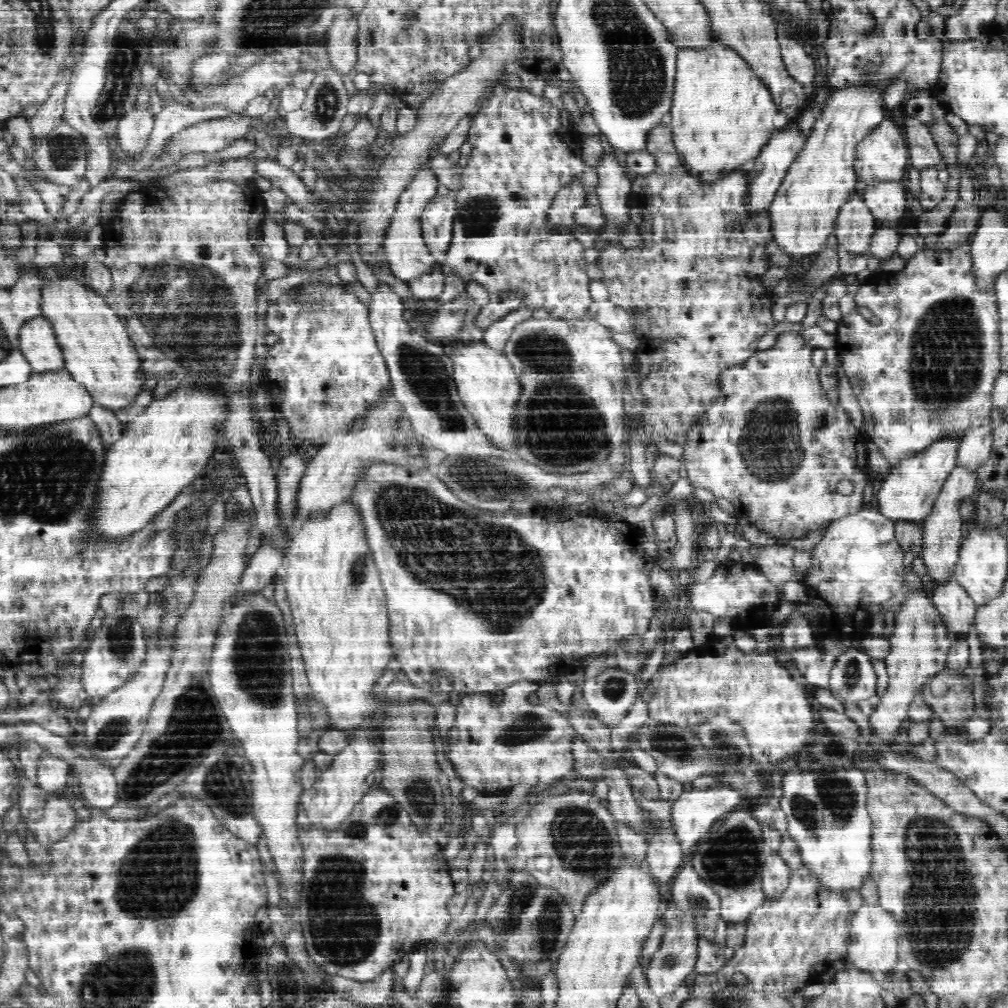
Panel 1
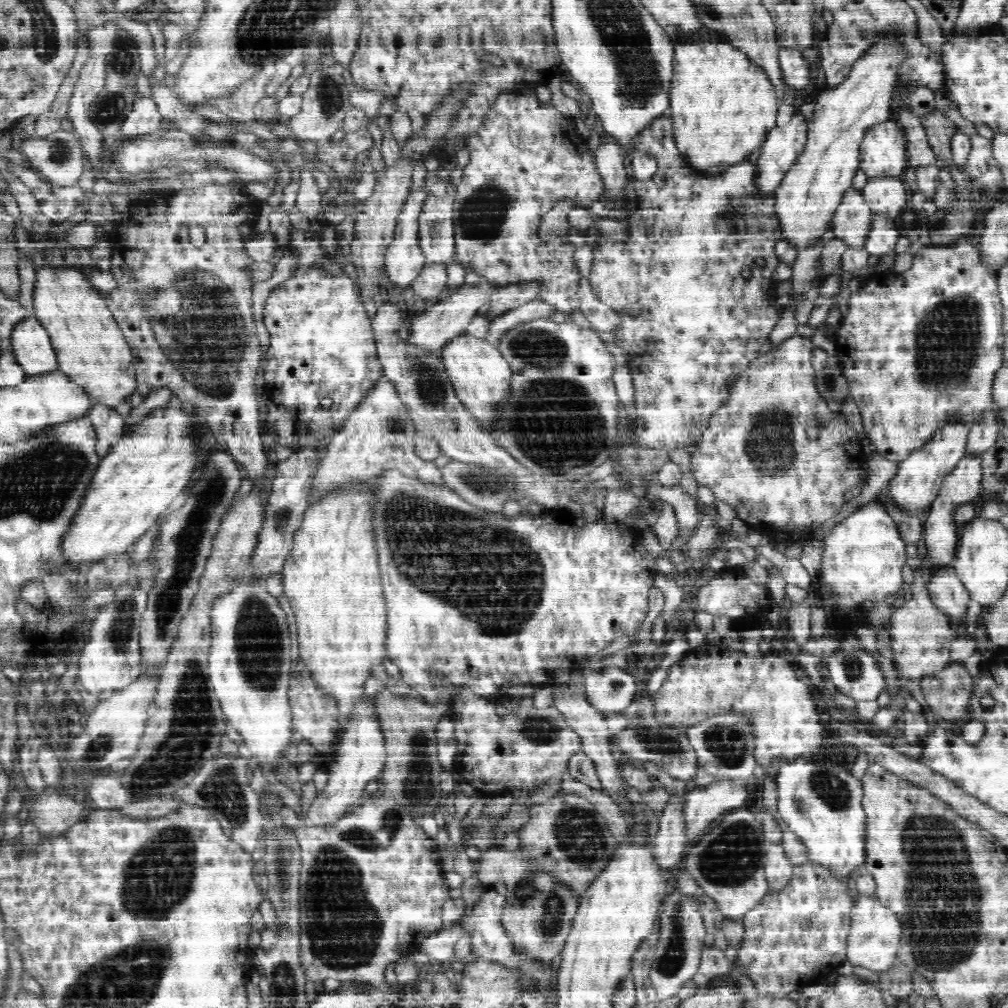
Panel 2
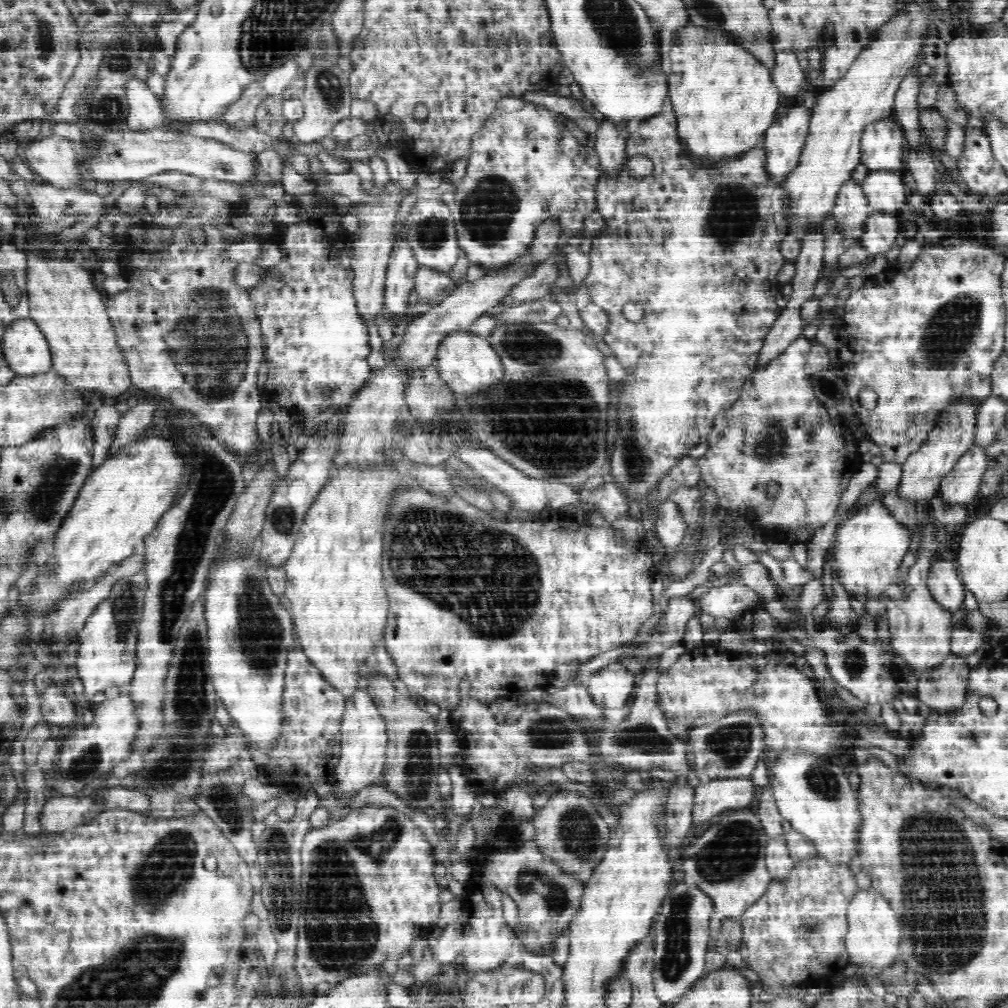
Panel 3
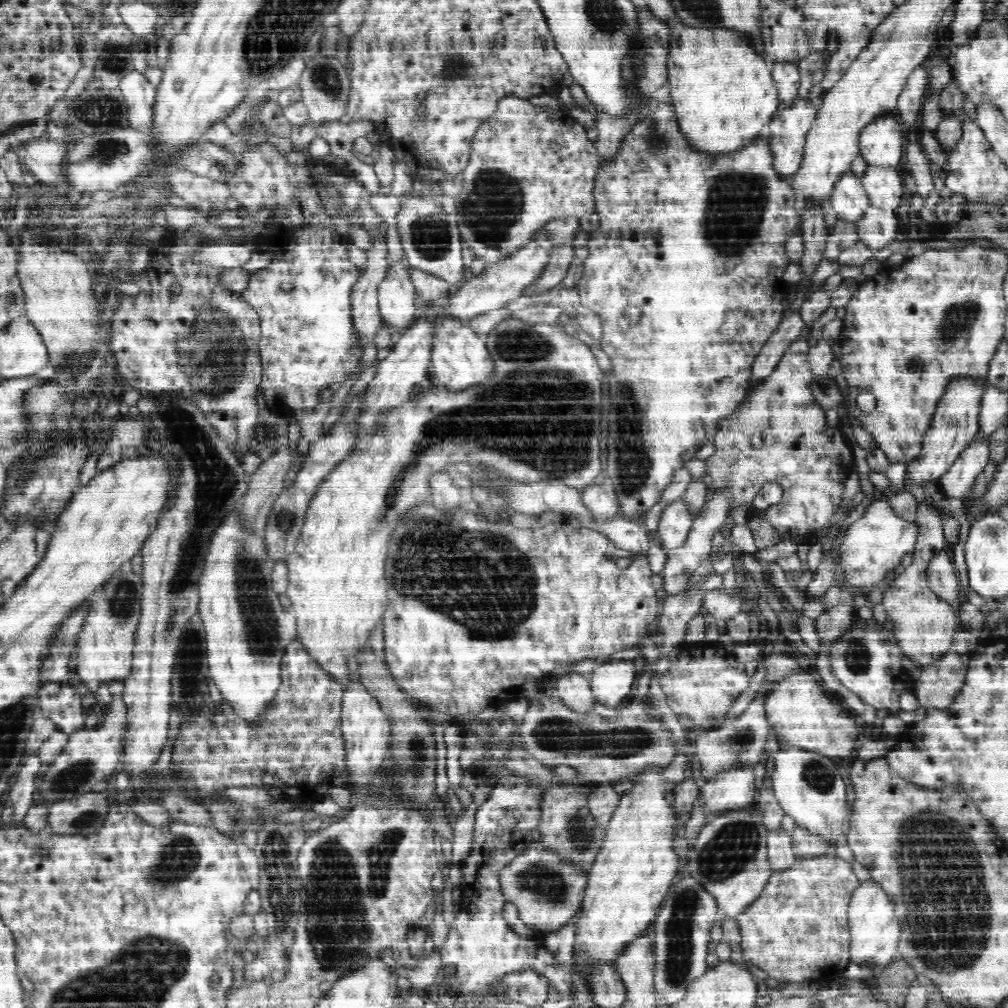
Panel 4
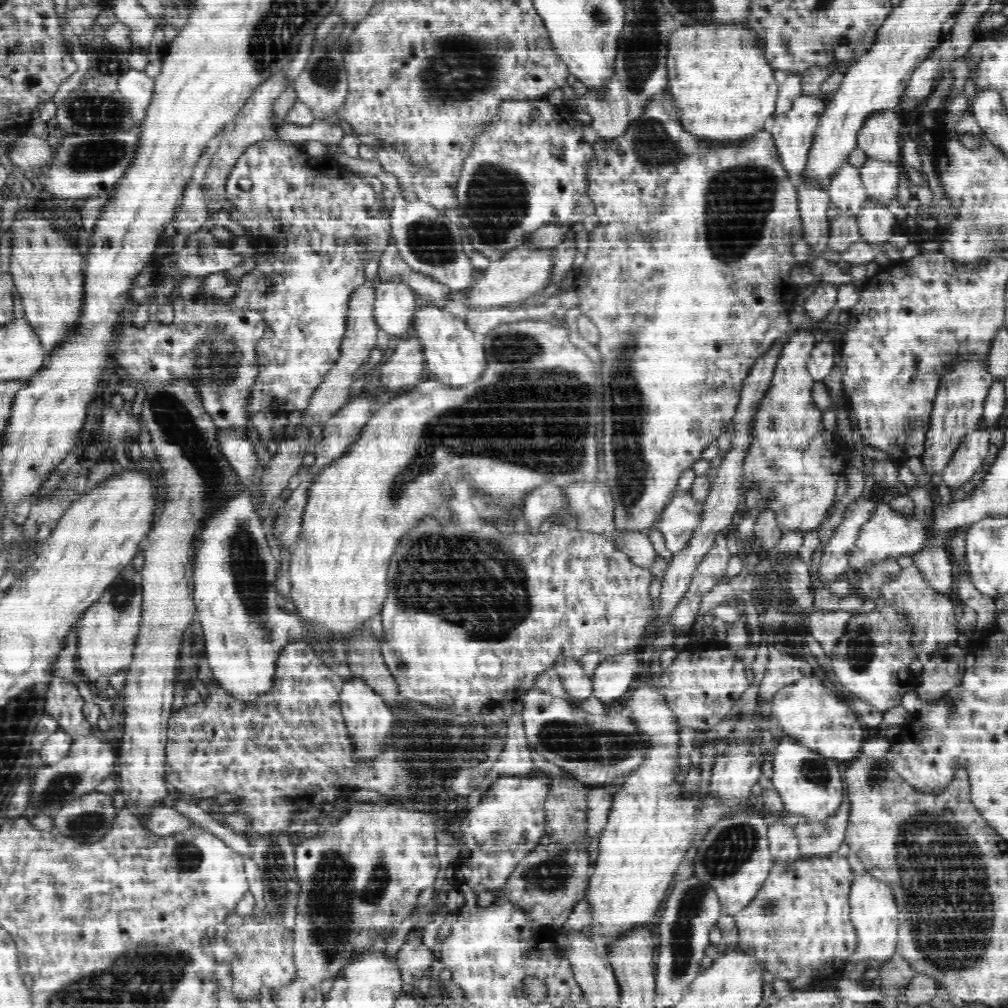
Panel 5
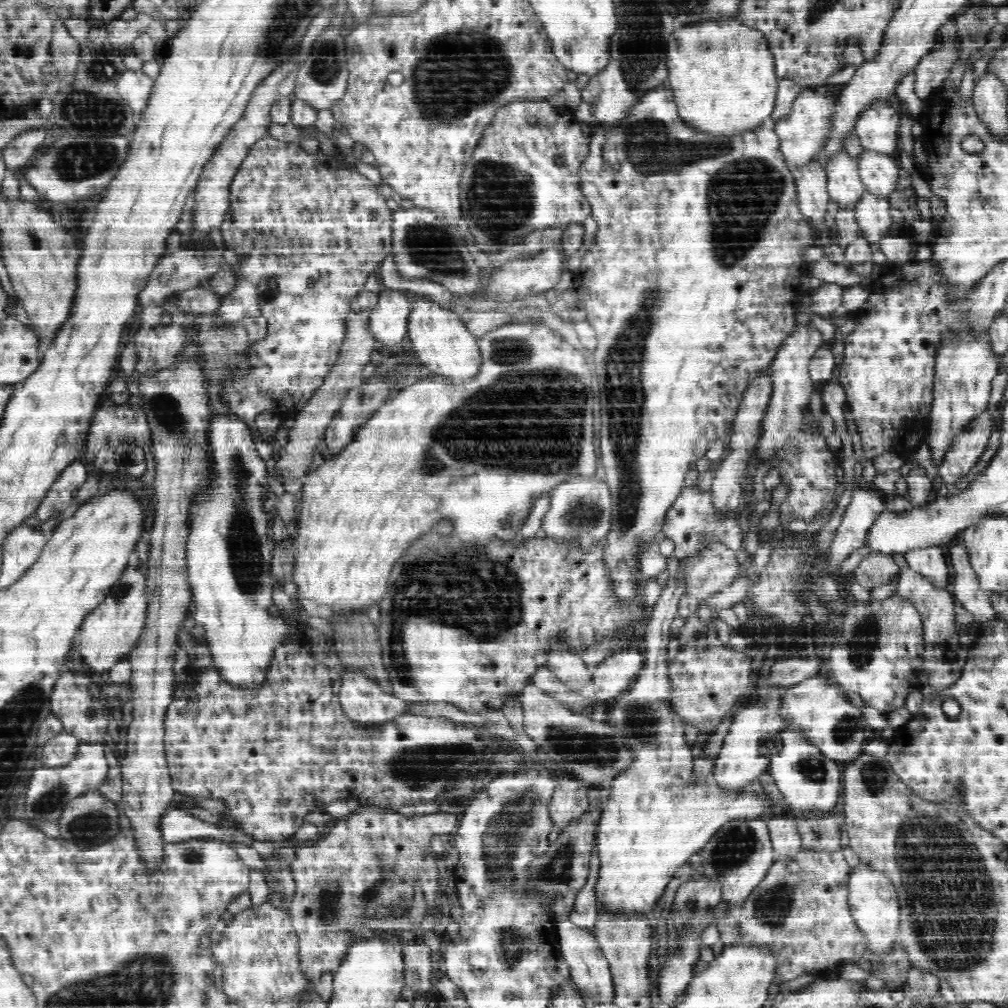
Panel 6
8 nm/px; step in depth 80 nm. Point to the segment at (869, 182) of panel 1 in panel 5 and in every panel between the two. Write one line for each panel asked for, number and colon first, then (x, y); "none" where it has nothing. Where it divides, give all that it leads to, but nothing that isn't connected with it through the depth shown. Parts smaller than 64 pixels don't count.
2: (883, 152)
3: (881, 144)
4: (881, 141)
5: (879, 137)

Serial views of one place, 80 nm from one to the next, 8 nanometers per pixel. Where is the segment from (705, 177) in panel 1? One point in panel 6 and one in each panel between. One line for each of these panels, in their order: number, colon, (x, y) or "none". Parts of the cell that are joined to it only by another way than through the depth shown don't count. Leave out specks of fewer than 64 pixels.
2: (723, 107)
3: (724, 101)
4: (724, 96)
5: (724, 88)
6: (722, 75)

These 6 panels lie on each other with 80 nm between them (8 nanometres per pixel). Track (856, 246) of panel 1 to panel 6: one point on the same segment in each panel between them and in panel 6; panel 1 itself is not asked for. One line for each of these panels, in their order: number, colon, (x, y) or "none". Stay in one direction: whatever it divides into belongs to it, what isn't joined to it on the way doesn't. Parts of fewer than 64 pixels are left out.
2: (852, 222)
3: (851, 211)
4: (849, 200)
5: (847, 194)
6: (844, 184)

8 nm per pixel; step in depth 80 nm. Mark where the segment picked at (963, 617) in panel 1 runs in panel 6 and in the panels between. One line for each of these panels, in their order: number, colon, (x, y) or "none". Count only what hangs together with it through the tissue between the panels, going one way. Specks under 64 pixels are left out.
2: (946, 591)
3: (943, 582)
4: (942, 578)
5: (934, 563)
6: (930, 562)

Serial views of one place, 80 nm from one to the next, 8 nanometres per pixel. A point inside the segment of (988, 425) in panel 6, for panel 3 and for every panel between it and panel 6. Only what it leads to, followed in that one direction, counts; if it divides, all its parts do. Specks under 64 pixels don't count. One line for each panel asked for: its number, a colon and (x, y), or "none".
3: (961, 486)
4: (958, 482)
5: (970, 456)

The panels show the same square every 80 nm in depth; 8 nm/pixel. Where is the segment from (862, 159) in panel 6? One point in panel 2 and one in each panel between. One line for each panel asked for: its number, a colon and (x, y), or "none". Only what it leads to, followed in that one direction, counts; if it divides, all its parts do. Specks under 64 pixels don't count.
2: (886, 197)
3: (886, 192)
4: (883, 186)
5: (880, 179)

